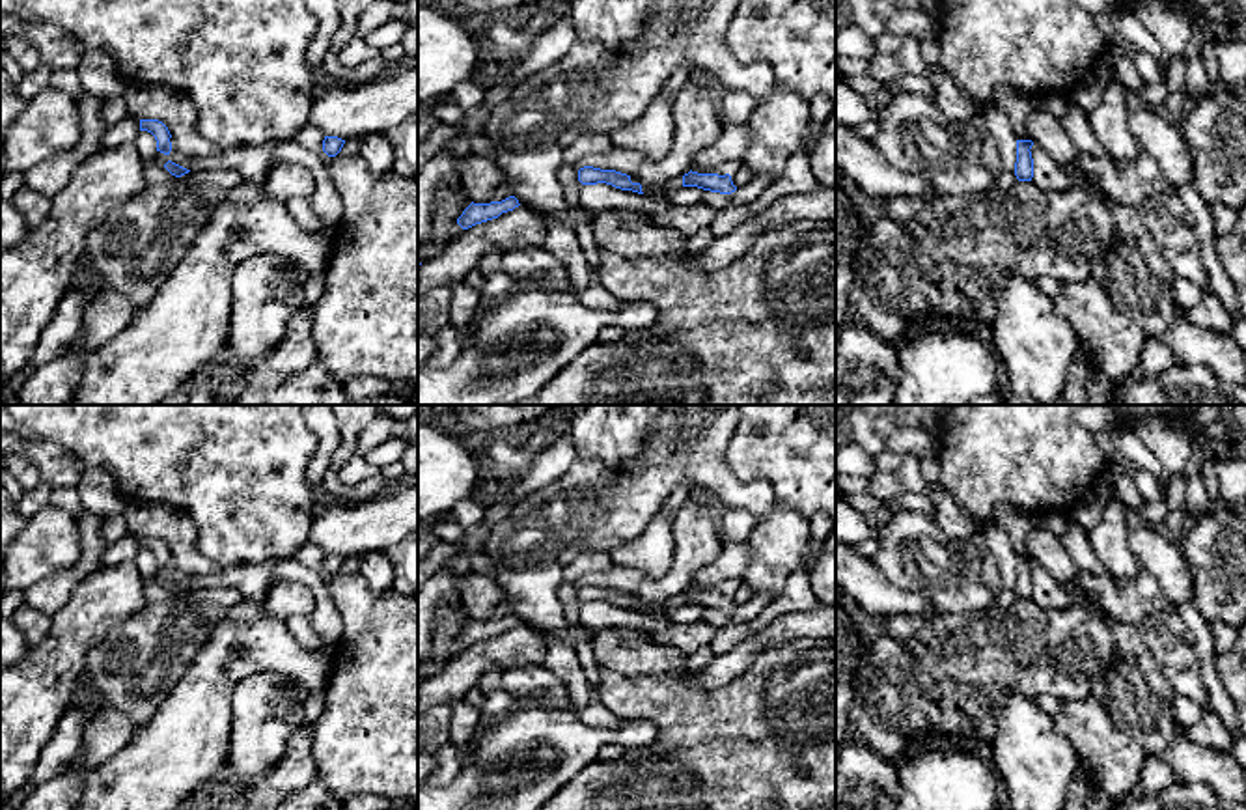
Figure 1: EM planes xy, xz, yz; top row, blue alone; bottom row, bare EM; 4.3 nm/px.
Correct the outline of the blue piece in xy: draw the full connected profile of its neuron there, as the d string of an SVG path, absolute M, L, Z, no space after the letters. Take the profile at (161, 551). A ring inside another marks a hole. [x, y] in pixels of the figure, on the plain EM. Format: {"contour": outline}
{"contour": "M140 538L140 549L147 549L155 554L157 558L157 569L170 573L172 569L172 552L168 549L168 545L159 539L159 538Z"}

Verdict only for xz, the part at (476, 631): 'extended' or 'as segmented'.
as segmented

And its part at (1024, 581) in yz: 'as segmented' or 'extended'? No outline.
as segmented

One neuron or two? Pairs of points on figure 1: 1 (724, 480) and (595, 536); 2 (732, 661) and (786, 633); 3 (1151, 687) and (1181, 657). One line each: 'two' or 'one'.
1: one
2: one
3: two

